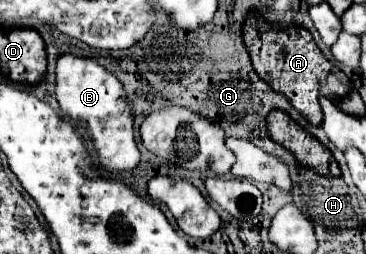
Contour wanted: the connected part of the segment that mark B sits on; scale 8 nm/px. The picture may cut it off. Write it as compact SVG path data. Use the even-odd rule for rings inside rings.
M61 54L57 58L55 74L55 94L61 110L67 112L73 120L81 120L87 126L93 144L99 150L103 168L109 172L133 170L139 162L139 148L133 138L133 114L127 104L123 84L95 60L79 58L73 54Z

